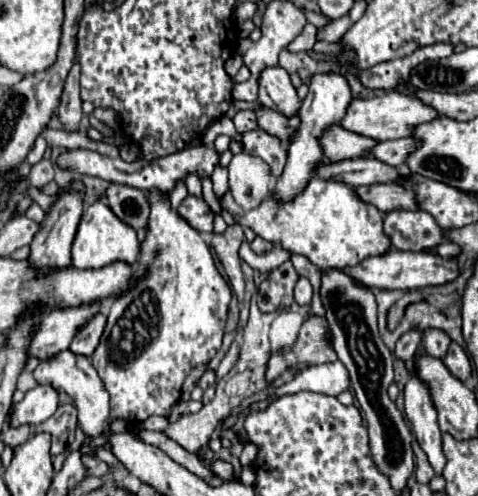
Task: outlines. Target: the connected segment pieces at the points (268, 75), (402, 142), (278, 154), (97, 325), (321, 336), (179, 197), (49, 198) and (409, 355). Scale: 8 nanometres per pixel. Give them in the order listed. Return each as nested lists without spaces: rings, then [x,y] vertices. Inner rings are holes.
[[[282,67],[262,71],[258,99],[264,107],[284,113],[284,117],[292,117],[292,113],[298,113],[302,105],[294,85],[290,83],[290,75]]]
[[[416,137],[384,141],[372,149],[372,155],[376,159],[380,159],[382,163],[388,163],[388,165],[402,169],[408,161],[408,153],[412,153],[412,149],[416,149],[416,145],[420,145],[420,141],[416,141]]]
[[[256,129],[256,131],[244,133],[242,143],[246,153],[262,157],[270,165],[272,175],[280,177],[286,163],[286,149],[282,147],[282,141],[276,141],[276,137],[264,133],[262,129]]]
[[[102,313],[96,315],[86,327],[80,329],[80,333],[74,337],[74,341],[72,341],[72,345],[70,345],[70,351],[76,353],[76,355],[92,357],[92,353],[96,351],[96,345],[100,343],[104,325],[106,325],[106,317],[104,317]]]
[[[308,315],[296,343],[290,349],[276,349],[270,353],[266,365],[266,381],[270,387],[278,387],[284,373],[300,373],[312,365],[336,361],[336,351],[328,339],[326,317]]]
[[[179,181],[173,191],[167,192],[170,197],[171,207],[178,209],[181,202],[189,195],[185,182]]]
[[[32,187],[32,189],[28,191],[28,195],[30,195],[44,211],[52,209],[52,201],[56,201],[56,193],[54,193],[54,195],[46,195],[42,189],[36,189],[36,187]]]
[[[410,331],[406,335],[402,335],[394,347],[394,357],[404,361],[404,363],[410,363],[414,359],[414,353],[416,353],[416,347],[420,345],[420,333],[418,331]]]

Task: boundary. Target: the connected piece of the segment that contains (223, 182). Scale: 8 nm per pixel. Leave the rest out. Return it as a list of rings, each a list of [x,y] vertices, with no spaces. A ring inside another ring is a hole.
[[[218,165],[214,169],[214,173],[212,173],[212,183],[214,183],[214,193],[216,193],[218,201],[220,201],[220,197],[224,197],[224,193],[228,191],[228,171]]]

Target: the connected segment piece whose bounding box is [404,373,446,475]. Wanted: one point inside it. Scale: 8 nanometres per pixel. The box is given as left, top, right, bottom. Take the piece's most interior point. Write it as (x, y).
(422, 416)

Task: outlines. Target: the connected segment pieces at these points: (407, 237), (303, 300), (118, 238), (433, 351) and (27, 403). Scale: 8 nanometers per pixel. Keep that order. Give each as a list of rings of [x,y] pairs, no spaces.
[[[392,211],[384,219],[384,231],[400,251],[424,251],[448,243],[448,233],[426,211]]]
[[[300,277],[298,283],[296,283],[296,289],[294,289],[294,301],[296,301],[298,305],[310,305],[312,293],[314,293],[314,291],[312,291],[310,281],[308,281],[306,277]]]
[[[96,201],[90,207],[86,207],[82,221],[78,225],[78,233],[72,245],[72,263],[78,269],[100,269],[104,265],[112,265],[112,261],[124,261],[126,265],[134,265],[140,255],[140,243],[136,229],[132,229],[128,223],[120,221],[112,209]]]
[[[430,329],[424,333],[424,347],[426,347],[426,353],[430,357],[436,357],[436,359],[444,359],[444,353],[448,351],[448,345],[450,345],[450,337],[444,333],[444,331],[438,331],[438,329]]]
[[[36,385],[14,407],[12,425],[14,427],[18,427],[22,423],[38,425],[38,423],[46,421],[48,417],[52,417],[54,411],[58,409],[58,405],[60,405],[58,389],[54,389],[52,385]]]

